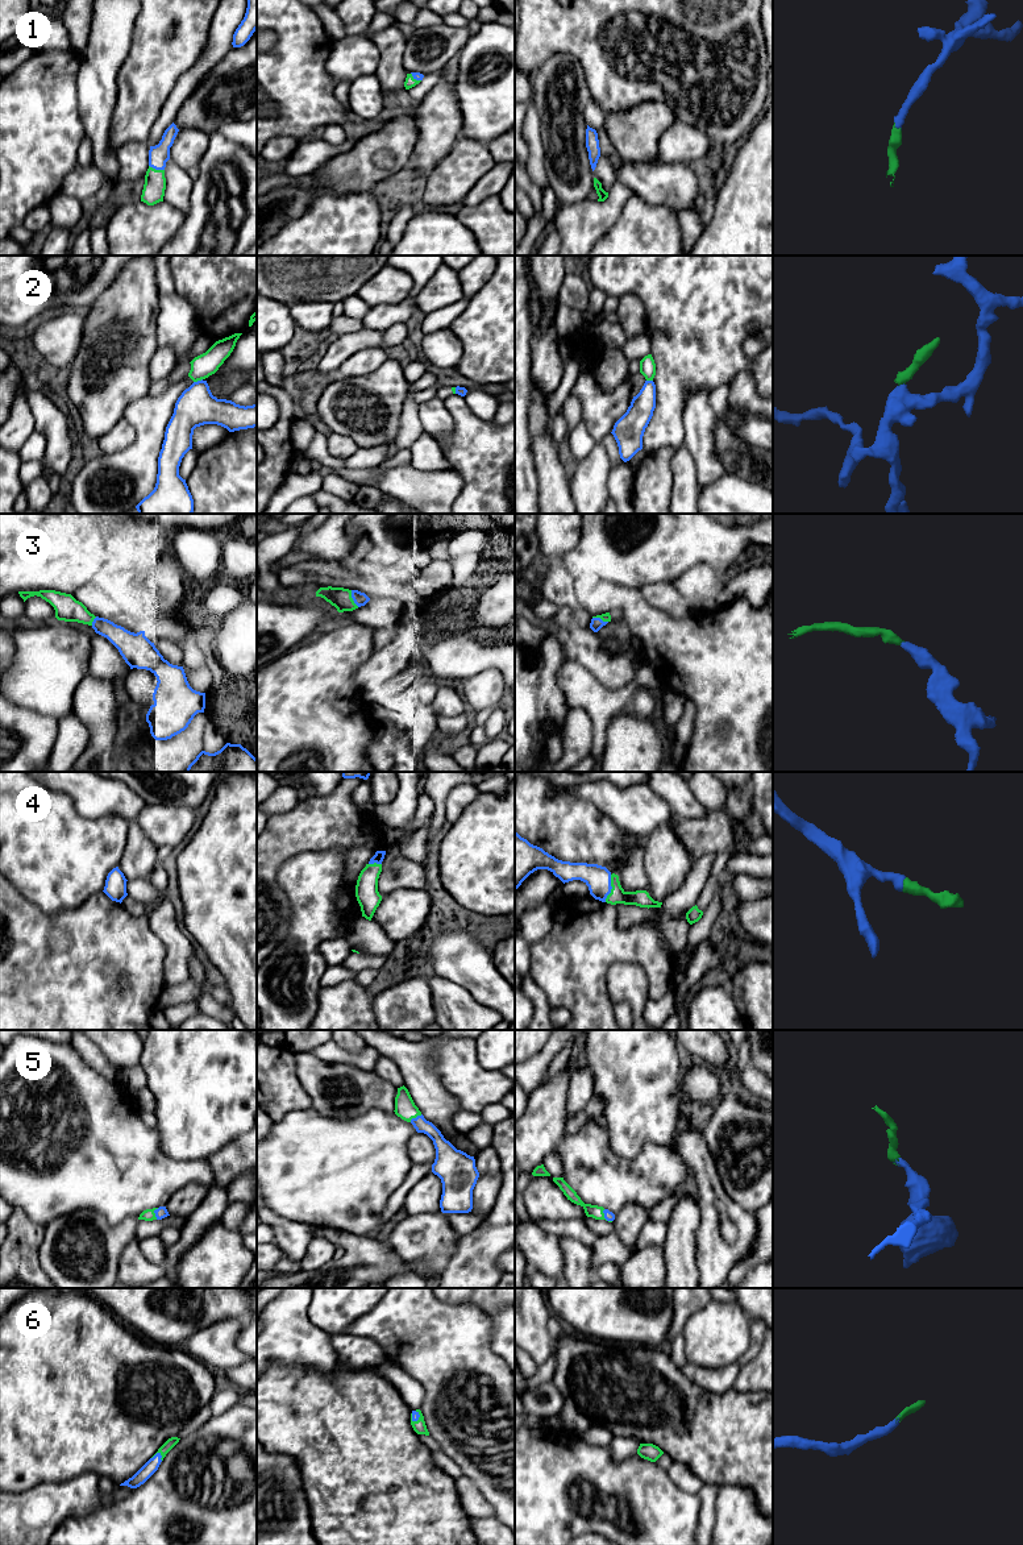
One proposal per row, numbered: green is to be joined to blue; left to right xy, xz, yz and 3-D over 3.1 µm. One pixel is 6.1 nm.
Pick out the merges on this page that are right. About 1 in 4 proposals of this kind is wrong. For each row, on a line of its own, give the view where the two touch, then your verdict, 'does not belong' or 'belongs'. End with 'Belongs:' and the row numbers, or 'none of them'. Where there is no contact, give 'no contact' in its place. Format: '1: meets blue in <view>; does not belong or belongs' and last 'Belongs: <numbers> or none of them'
1: meets blue in xy; belongs
2: meets blue in xy; does not belong
3: meets blue in xz; belongs
4: meets blue in yz; belongs
5: meets blue in xy; belongs
6: meets blue in xy; belongs
Belongs: 1, 3, 4, 5, 6

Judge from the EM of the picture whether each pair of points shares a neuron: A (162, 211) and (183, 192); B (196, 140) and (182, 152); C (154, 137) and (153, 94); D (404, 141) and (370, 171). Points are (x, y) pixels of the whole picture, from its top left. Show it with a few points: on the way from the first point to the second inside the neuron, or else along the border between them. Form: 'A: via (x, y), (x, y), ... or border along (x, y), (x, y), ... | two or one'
A: border along (163, 199), (184, 214) | two
B: via (192, 144), (186, 150) | one
C: border along (169, 95), (152, 127), (148, 140) | two
D: via (396, 146), (378, 165) | one

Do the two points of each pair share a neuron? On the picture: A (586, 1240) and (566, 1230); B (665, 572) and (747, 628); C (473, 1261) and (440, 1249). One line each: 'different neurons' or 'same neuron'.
A: same neuron
B: different neurons
C: different neurons

